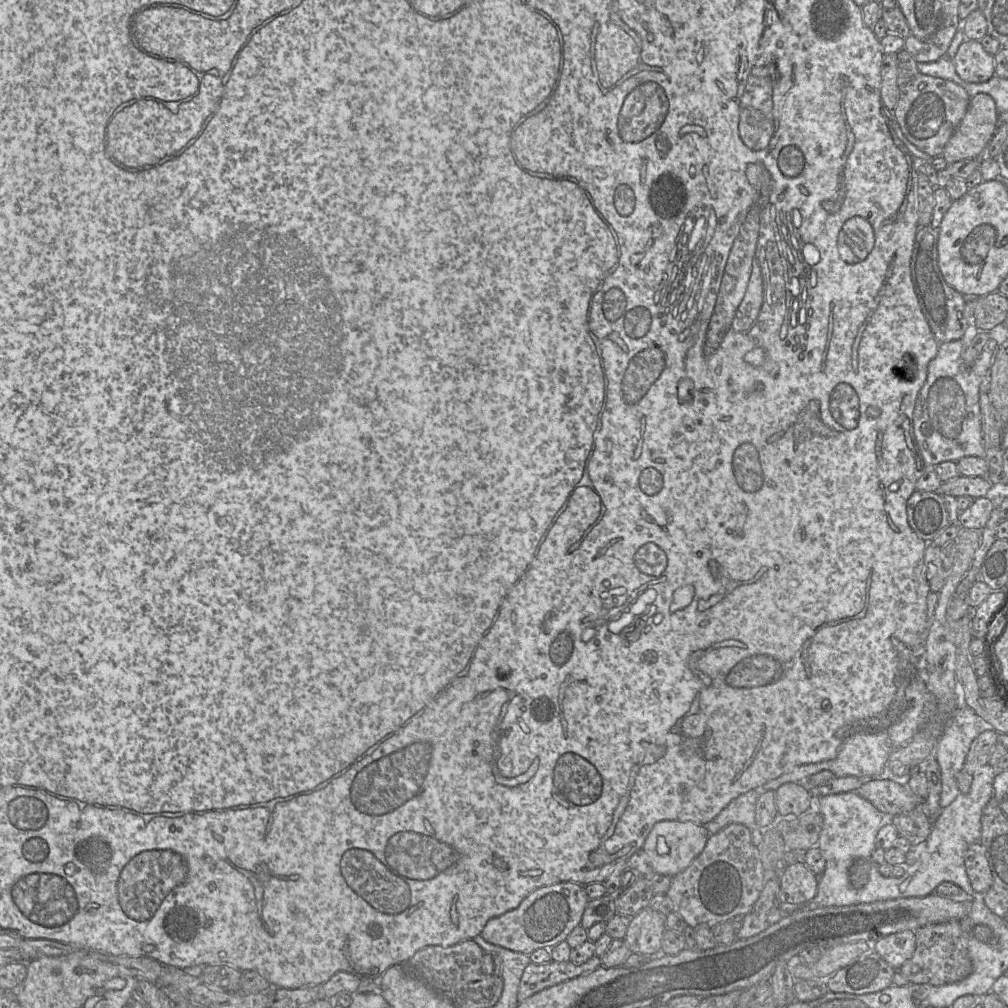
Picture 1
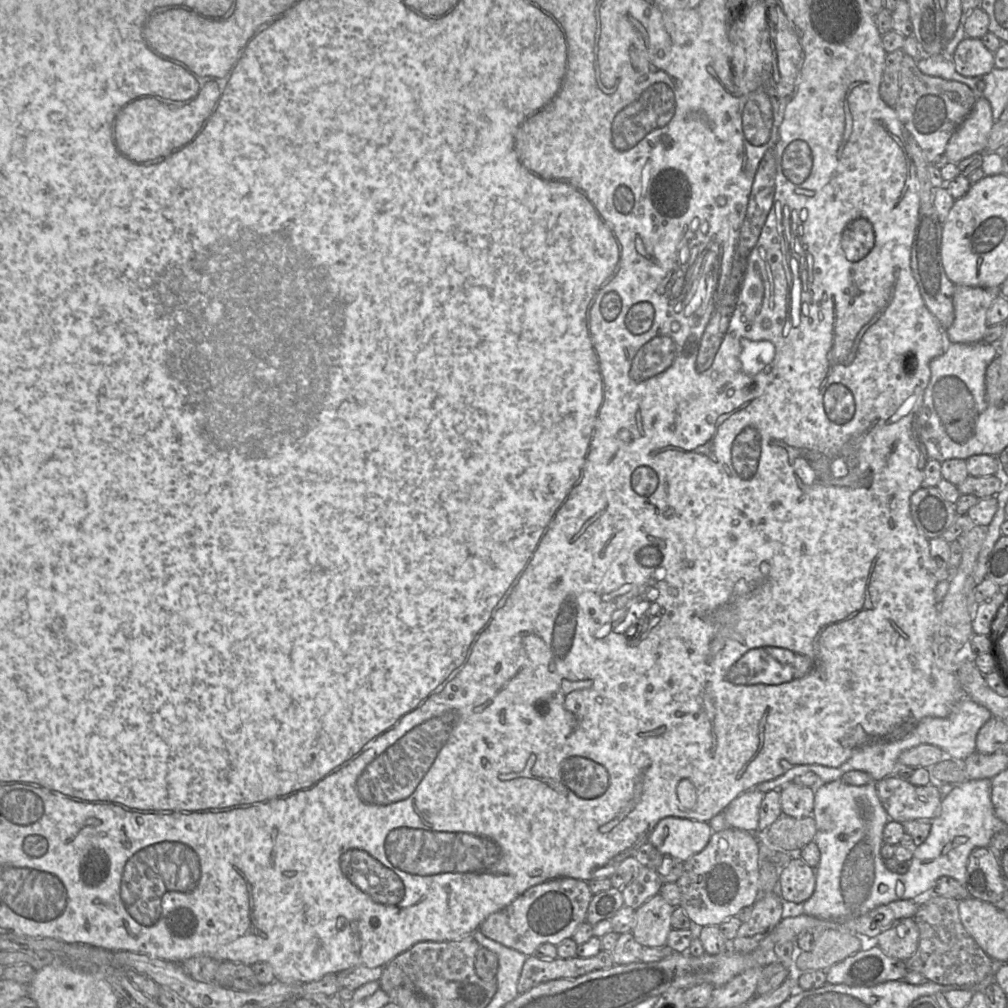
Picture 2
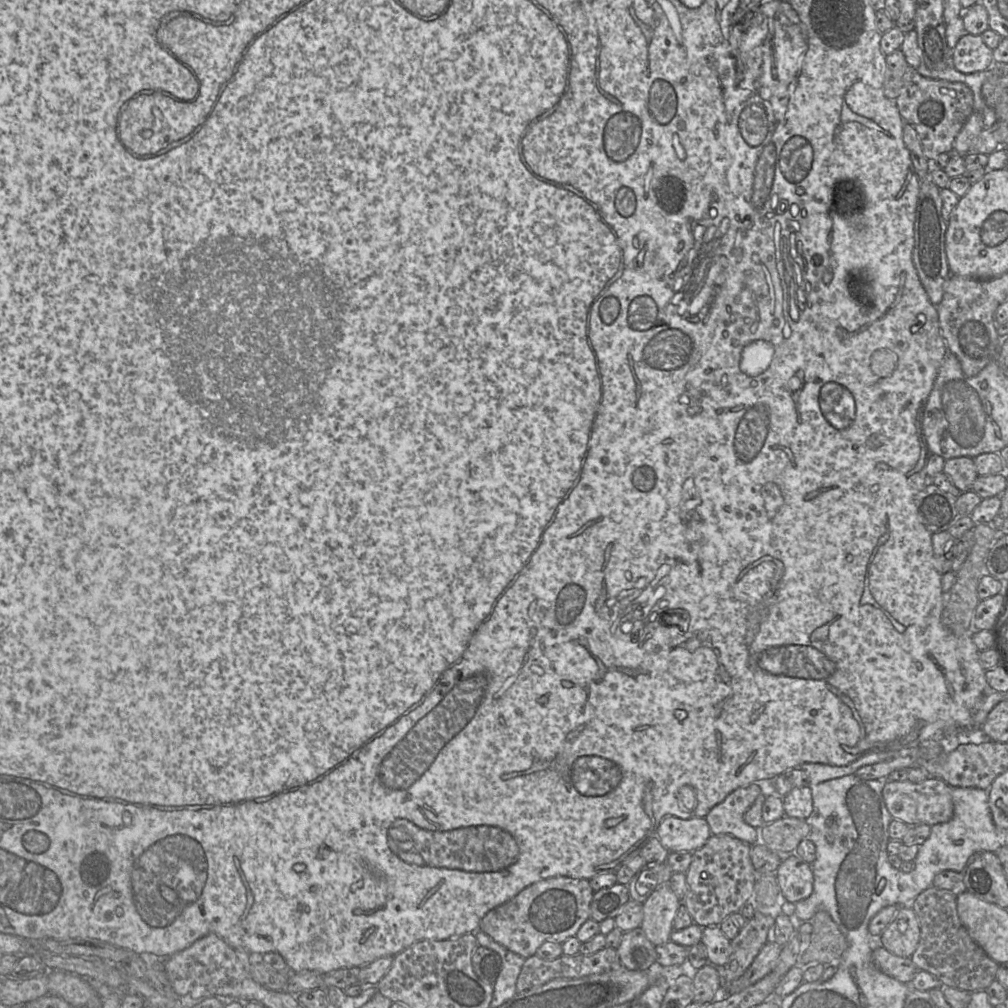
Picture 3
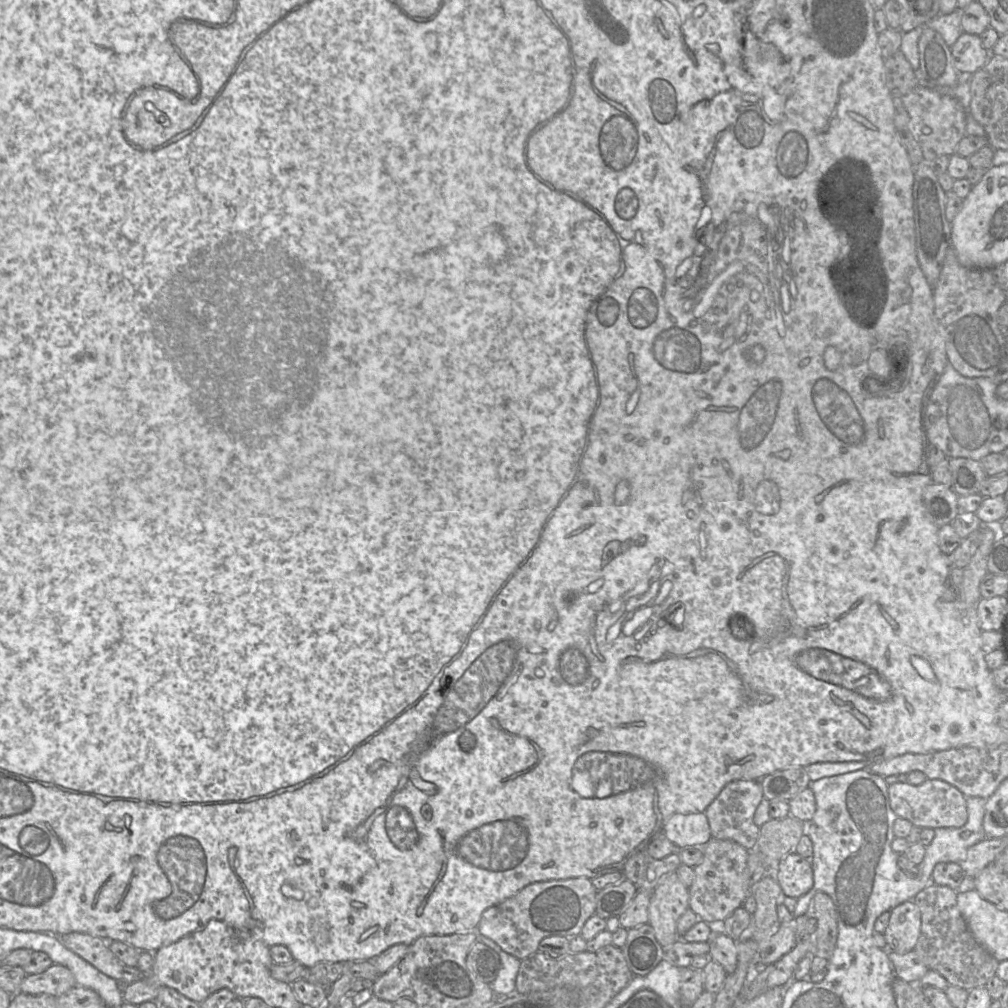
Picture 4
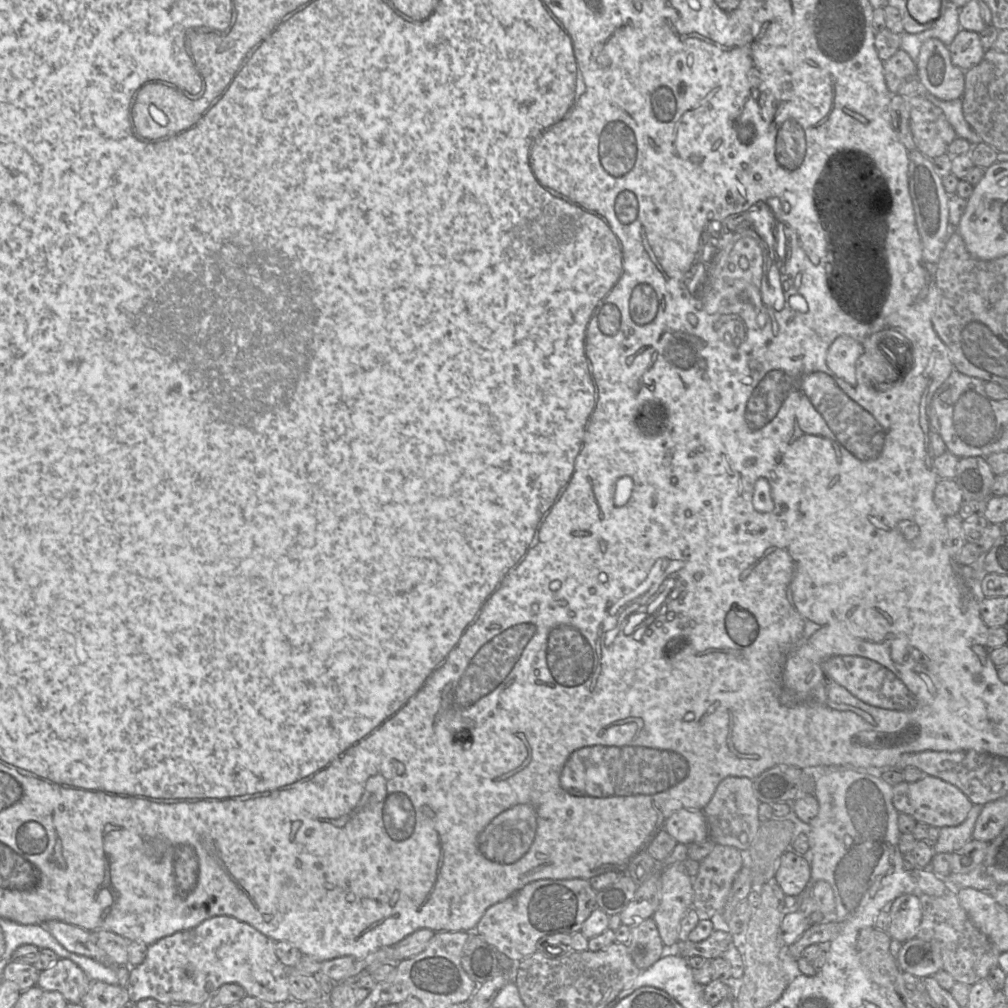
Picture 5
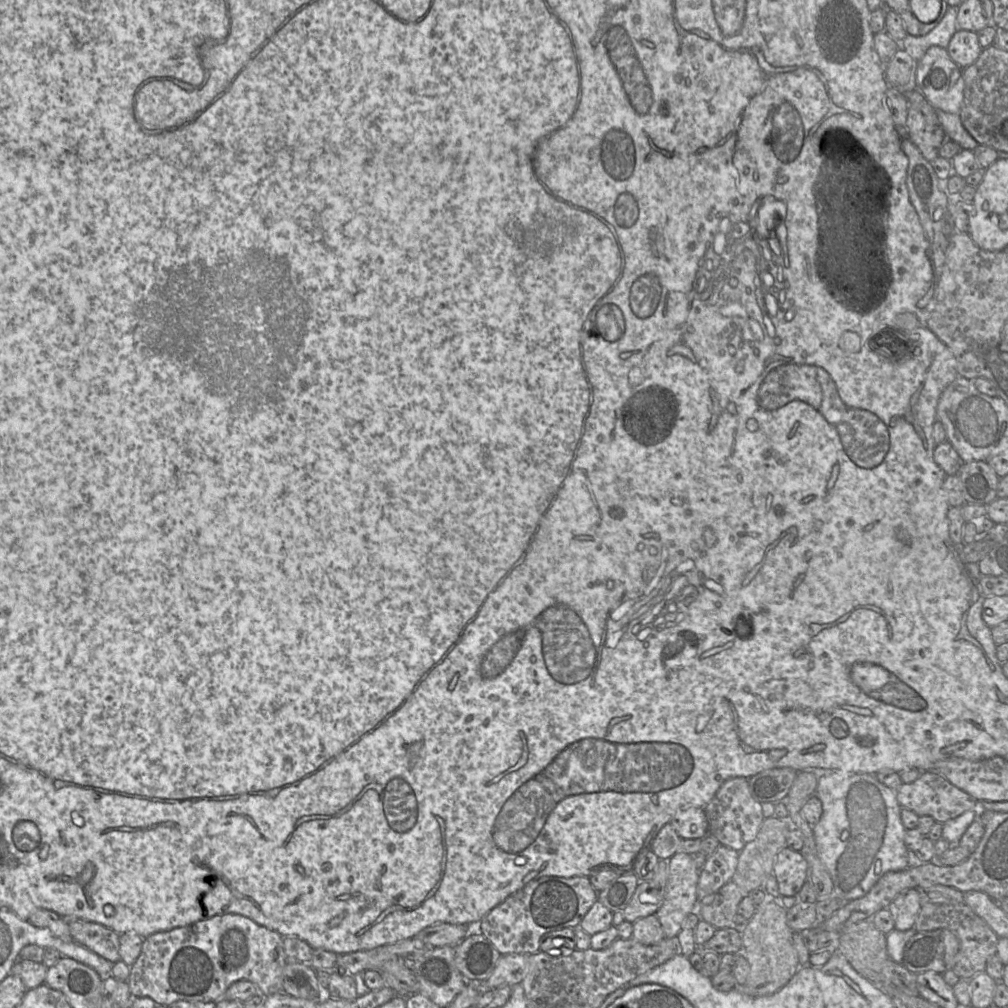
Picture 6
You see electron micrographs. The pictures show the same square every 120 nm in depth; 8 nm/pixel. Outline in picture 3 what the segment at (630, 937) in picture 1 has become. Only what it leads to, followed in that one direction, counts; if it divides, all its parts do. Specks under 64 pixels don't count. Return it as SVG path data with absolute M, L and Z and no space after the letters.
M669 883L659 886L642 903L643 920L640 927L655 947L670 941L673 921L680 905L681 901Z

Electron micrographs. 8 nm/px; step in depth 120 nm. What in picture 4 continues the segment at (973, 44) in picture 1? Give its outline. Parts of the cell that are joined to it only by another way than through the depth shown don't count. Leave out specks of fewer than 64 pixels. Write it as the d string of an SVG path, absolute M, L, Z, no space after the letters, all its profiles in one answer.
M963 32L951 47L953 65L961 75L972 75L990 58L980 36Z

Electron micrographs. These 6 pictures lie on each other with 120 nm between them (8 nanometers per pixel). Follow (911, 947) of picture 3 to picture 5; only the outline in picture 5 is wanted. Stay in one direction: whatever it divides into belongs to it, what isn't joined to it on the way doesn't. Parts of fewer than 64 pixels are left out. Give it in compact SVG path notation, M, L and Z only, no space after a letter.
M918 893L903 894L897 897L887 910L890 915L887 933L891 939L904 943L916 937L922 917Z

